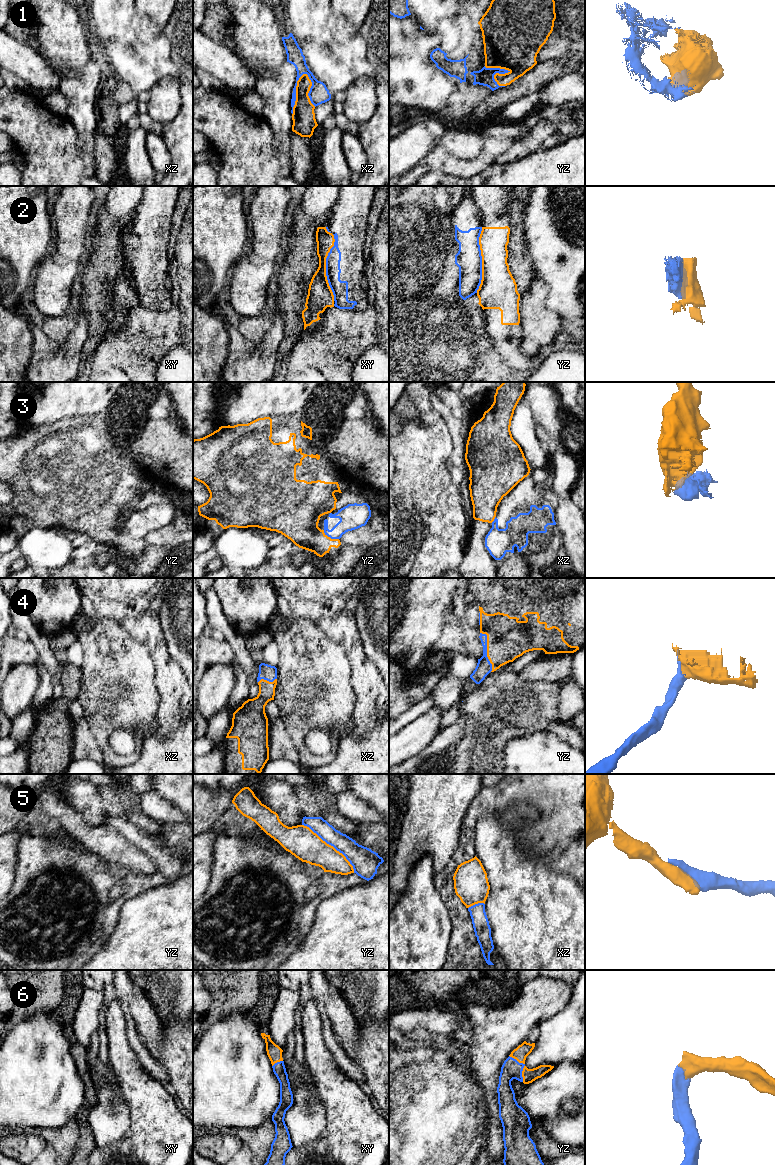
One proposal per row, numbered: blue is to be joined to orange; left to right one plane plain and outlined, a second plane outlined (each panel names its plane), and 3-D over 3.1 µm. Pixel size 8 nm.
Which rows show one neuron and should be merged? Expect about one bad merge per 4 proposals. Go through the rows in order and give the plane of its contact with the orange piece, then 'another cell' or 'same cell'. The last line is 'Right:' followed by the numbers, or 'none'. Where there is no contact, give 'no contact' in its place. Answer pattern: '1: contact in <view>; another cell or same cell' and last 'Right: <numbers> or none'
1: contact in xz; same cell
2: contact in xy; another cell
3: contact in yz; another cell
4: contact in yz; same cell
5: contact in yz; same cell
6: contact in yz; same cell
Right: 1, 4, 5, 6

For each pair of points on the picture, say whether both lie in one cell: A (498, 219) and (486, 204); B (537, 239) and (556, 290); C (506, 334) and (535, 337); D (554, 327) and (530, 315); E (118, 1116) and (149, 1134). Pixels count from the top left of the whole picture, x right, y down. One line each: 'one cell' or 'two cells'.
A: one cell
B: one cell
C: two cells
D: one cell
E: two cells

